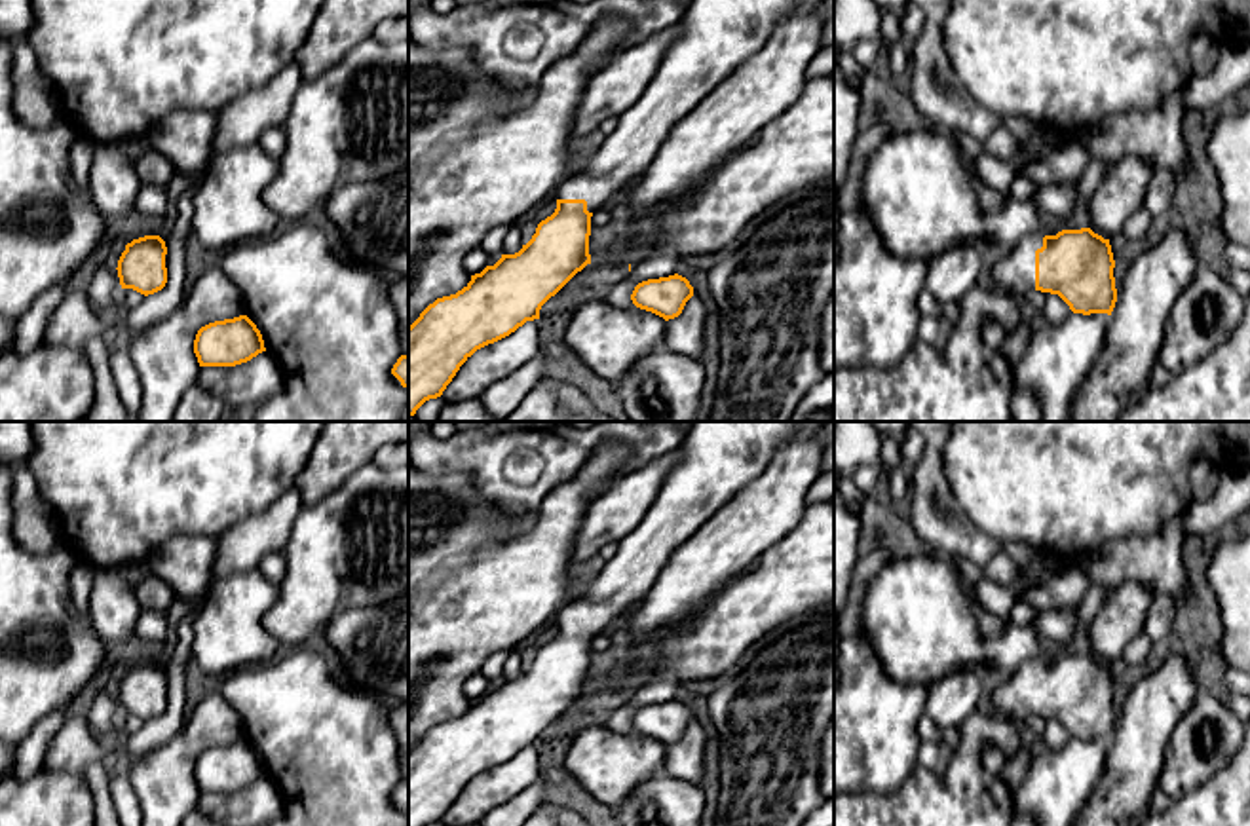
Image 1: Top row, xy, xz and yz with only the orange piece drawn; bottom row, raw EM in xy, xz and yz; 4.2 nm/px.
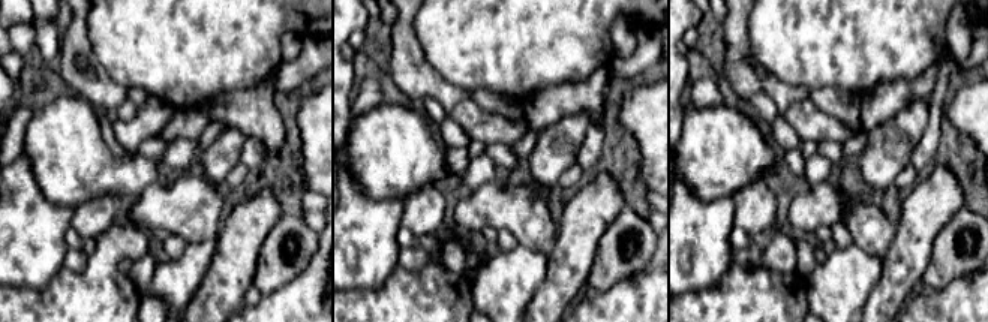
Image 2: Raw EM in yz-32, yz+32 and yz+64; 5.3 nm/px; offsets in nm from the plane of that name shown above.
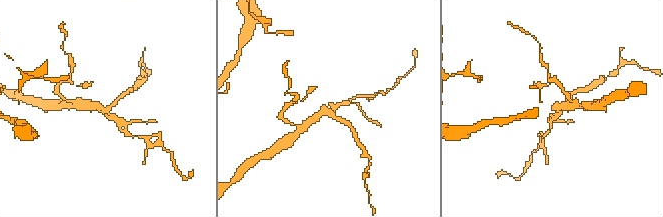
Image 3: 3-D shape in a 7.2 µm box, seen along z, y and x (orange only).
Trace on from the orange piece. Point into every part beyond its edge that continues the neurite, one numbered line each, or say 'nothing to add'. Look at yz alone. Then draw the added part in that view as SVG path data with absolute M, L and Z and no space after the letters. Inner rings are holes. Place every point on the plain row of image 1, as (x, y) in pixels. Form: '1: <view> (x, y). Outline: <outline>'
1: yz (1015, 699). Outline: M1033 657L995 685L994 714L1018 723L1035 714L1035 676L1043 672L1043 663L1041 657Z

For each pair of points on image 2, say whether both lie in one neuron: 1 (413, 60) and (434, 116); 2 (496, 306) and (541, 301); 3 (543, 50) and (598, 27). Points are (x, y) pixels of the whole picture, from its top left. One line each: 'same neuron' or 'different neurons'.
1: different neurons
2: different neurons
3: same neuron

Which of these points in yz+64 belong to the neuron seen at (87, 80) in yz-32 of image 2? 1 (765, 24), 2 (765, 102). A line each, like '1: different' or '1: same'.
1: different
2: different

